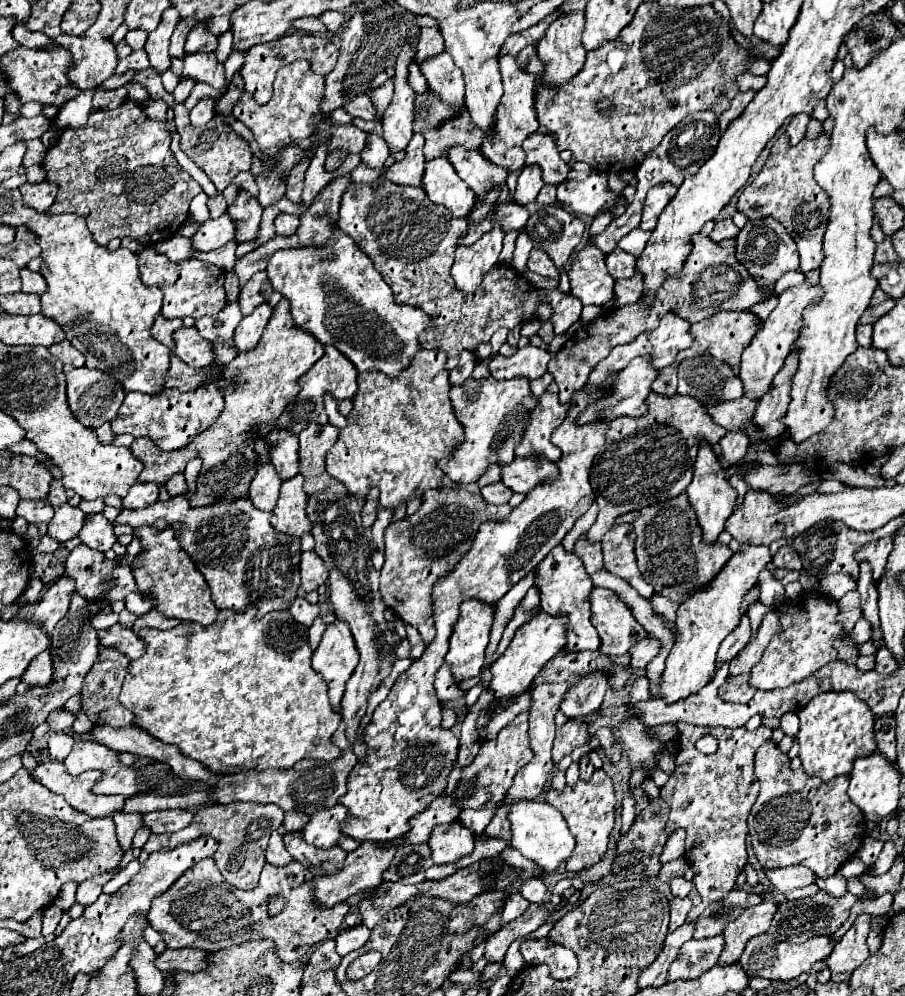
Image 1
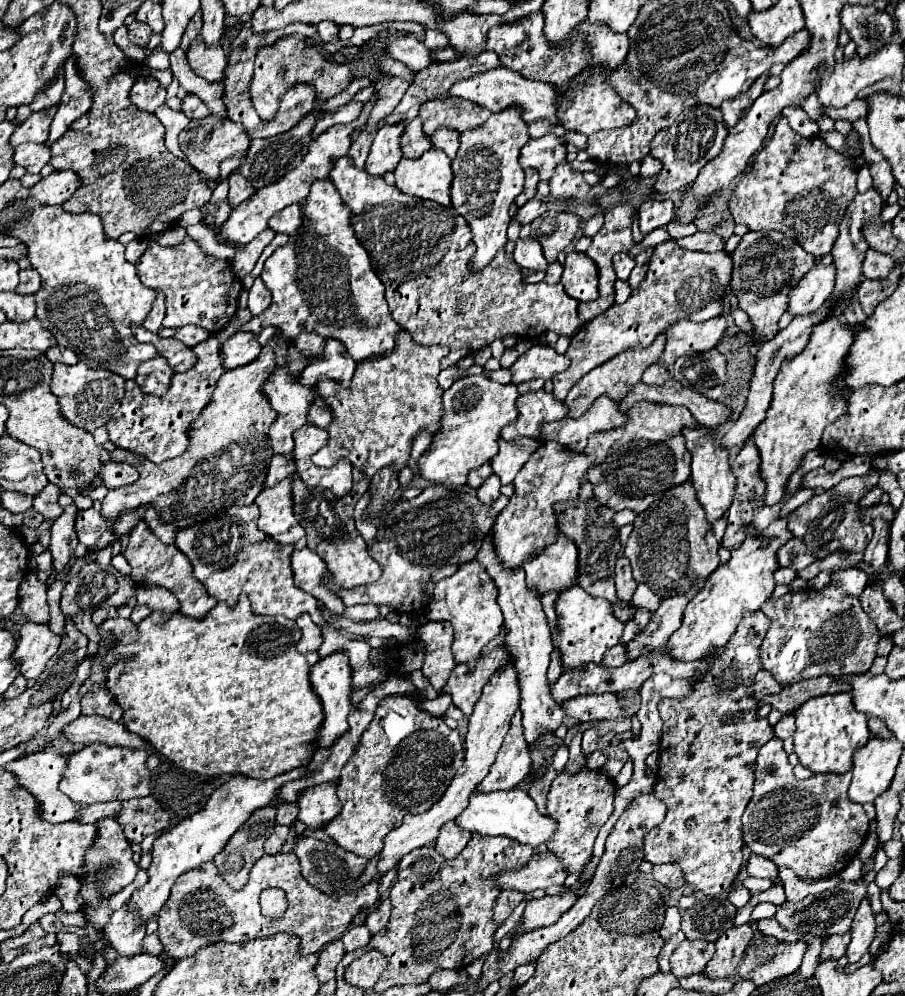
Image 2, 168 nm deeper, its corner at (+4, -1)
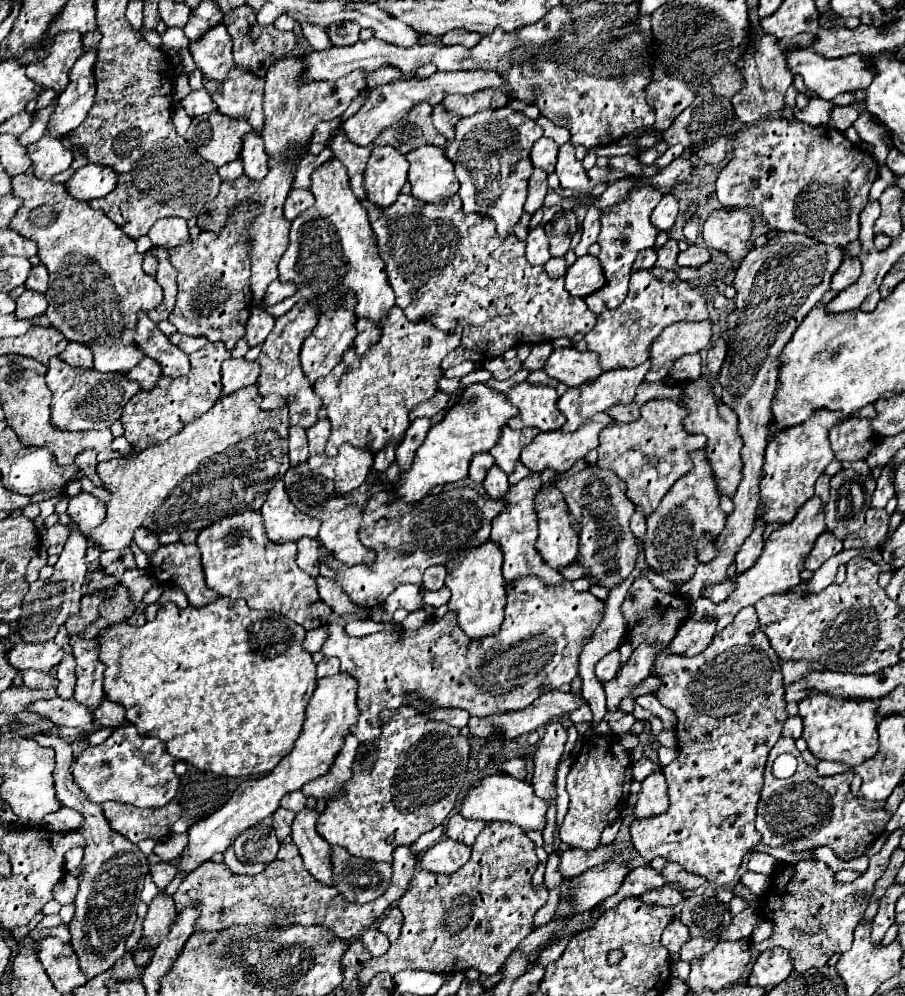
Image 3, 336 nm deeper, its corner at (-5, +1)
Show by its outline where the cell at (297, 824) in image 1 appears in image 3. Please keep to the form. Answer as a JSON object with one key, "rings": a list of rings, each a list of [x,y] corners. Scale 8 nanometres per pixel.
{"rings":[[[302,790],[290,792],[290,794],[286,794],[286,796],[282,798],[280,806],[282,806],[282,808],[288,808],[288,810],[292,810],[292,812],[300,812],[300,810],[306,806],[306,796],[302,794]]]}

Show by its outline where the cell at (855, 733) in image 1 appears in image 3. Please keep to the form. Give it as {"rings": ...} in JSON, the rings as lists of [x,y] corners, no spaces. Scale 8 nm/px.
{"rings":[[[814,694],[800,702],[800,718],[804,720],[802,738],[808,742],[808,750],[820,760],[840,760],[856,766],[862,760],[878,752],[876,732],[876,702],[834,698],[828,694]]]}

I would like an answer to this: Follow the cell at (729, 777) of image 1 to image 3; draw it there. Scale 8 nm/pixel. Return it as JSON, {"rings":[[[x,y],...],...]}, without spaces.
{"rings":[[[648,578],[634,580],[620,608],[626,622],[626,638],[630,640],[632,648],[638,648],[642,642],[660,646],[650,670],[652,676],[660,678],[660,688],[654,692],[654,696],[678,718],[678,758],[662,768],[662,774],[668,782],[670,806],[662,816],[634,818],[630,824],[630,836],[636,852],[646,862],[662,856],[668,862],[676,862],[684,870],[704,876],[708,878],[708,882],[722,886],[734,880],[744,854],[748,854],[760,842],[760,834],[754,828],[754,818],[762,788],[762,774],[768,754],[780,738],[780,730],[788,718],[788,712],[780,660],[770,646],[766,634],[758,626],[754,606],[742,608],[742,612],[736,614],[734,622],[720,630],[702,654],[696,654],[692,658],[678,656],[668,650],[670,640],[676,636],[680,624],[688,616],[688,608],[690,600],[684,600],[680,592],[662,592],[654,588]]]}

